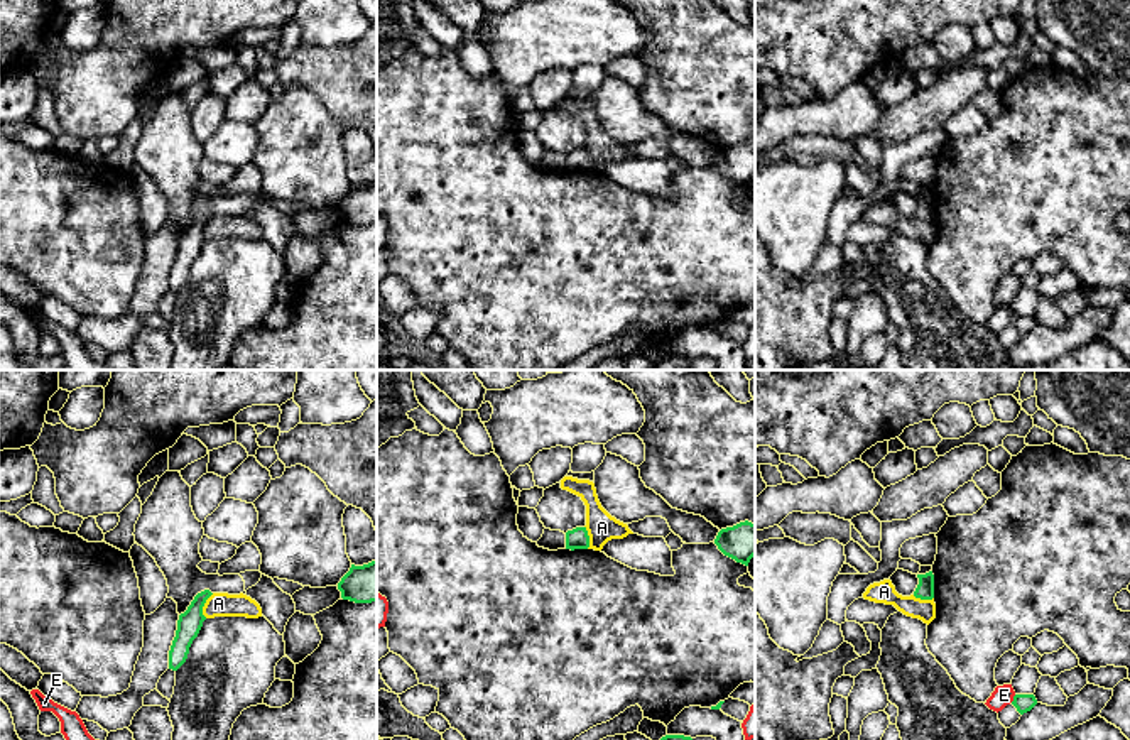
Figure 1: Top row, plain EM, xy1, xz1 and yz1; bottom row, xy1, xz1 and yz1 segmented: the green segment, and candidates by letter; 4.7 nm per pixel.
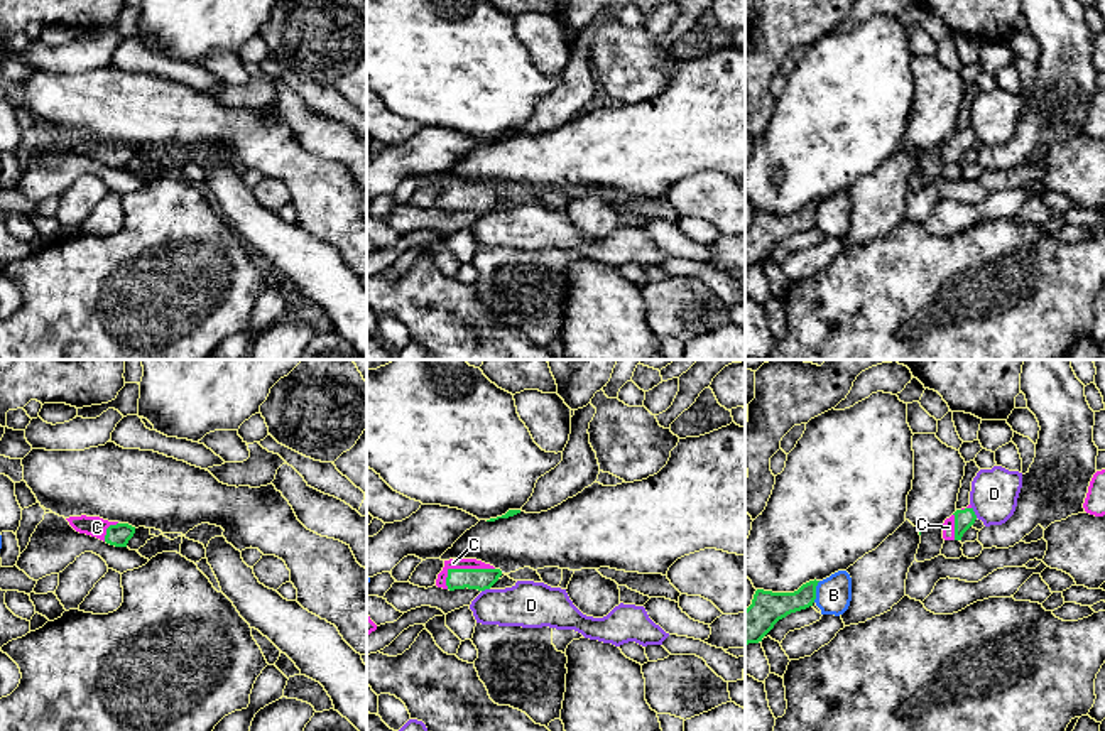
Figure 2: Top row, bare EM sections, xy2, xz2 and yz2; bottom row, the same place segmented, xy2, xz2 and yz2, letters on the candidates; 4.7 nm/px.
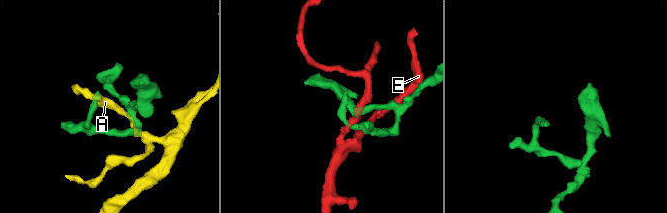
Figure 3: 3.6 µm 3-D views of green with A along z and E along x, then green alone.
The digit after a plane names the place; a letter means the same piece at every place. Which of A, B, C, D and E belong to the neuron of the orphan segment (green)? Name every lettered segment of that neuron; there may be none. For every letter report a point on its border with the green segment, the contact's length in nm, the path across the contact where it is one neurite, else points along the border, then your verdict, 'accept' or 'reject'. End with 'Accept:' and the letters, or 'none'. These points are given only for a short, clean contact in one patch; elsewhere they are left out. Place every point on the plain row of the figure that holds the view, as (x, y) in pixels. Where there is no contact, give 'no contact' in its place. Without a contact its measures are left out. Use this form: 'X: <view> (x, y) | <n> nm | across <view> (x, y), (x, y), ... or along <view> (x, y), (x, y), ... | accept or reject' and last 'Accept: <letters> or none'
A: xy1 (203, 227) | 130 nm | along xy1 (213, 215), (203, 228), (205, 239) | reject
B: yz2 (815, 213) | 110 nm | along yz2 (820, 203), (813, 223) | reject
C: xz2 (463, 191) | 260 nm | across xz2 (480, 201), (463, 191), (453, 184) | accept
D: yz2 (974, 134) | 60 nm | along yz2 (972, 129), (977, 139) | reject
E: yz1 (1014, 320) | 50 nm | along yz1 (1015, 316), (1010, 323) | reject
Accept: C

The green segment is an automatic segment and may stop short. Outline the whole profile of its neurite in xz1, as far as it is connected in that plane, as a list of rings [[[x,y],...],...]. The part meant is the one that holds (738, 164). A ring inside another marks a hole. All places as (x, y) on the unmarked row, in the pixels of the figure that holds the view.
[[[745,142],[733,149],[721,150],[714,166],[725,177],[748,188],[755,177],[755,145]]]

